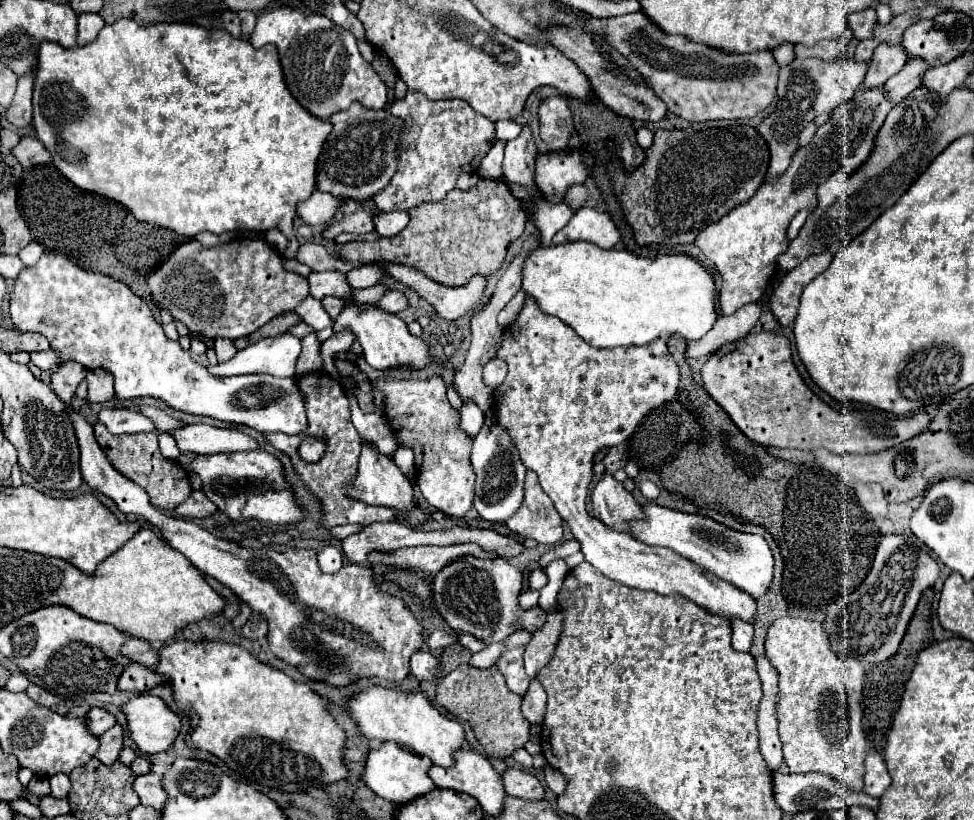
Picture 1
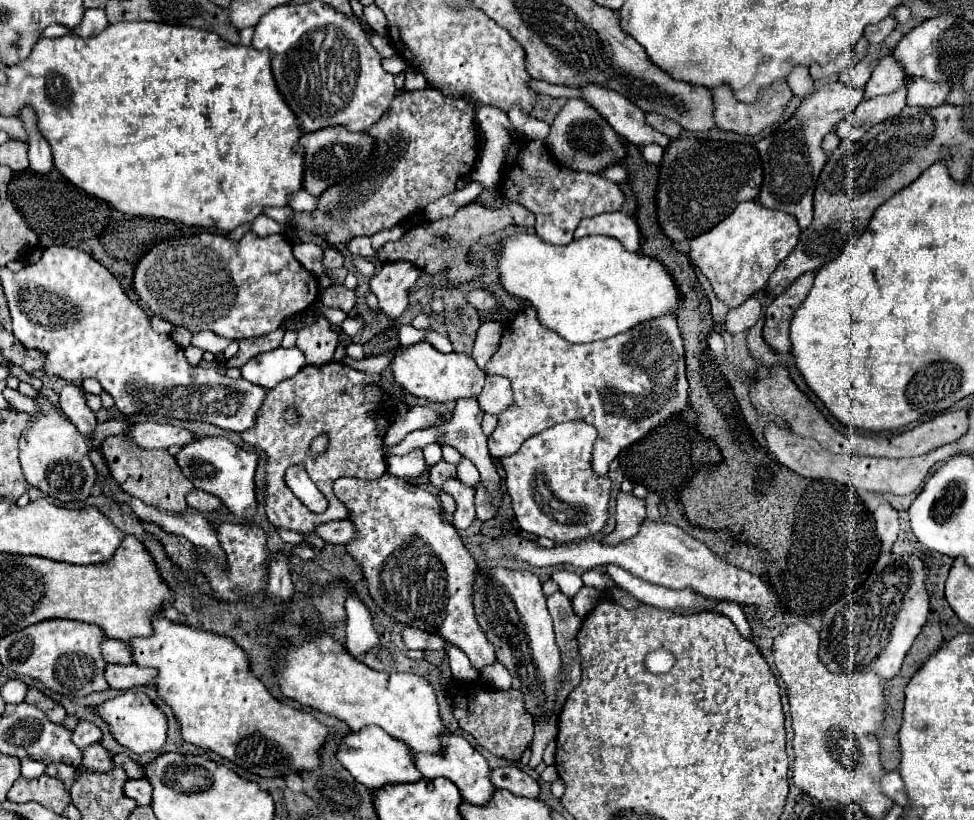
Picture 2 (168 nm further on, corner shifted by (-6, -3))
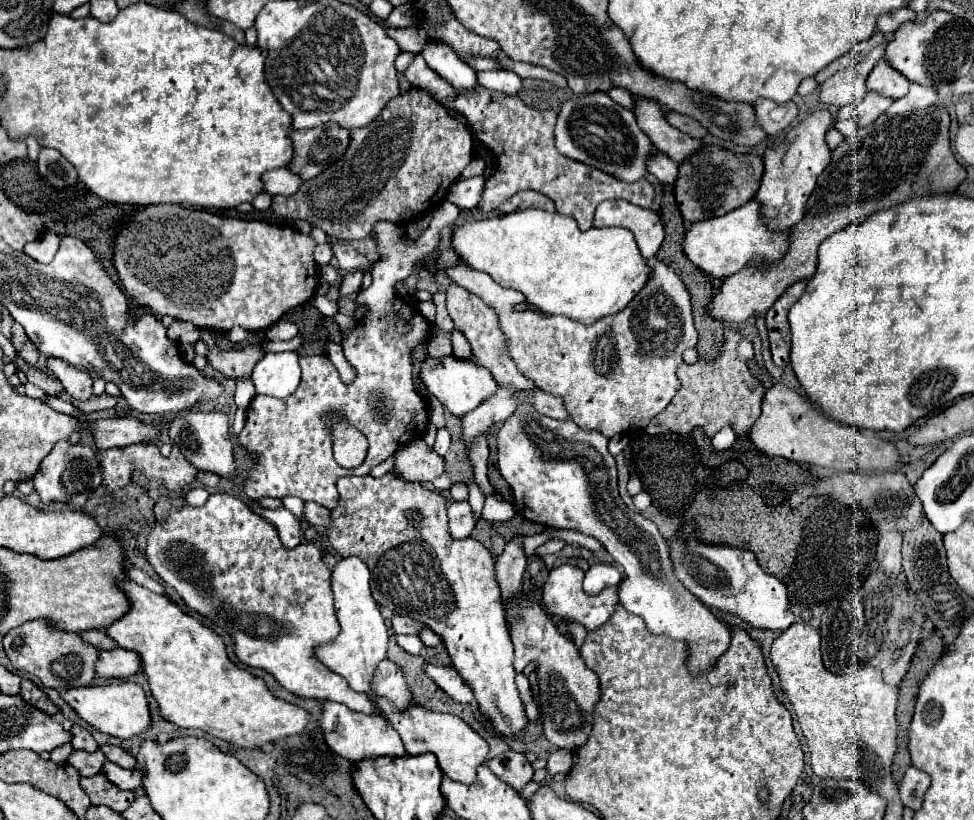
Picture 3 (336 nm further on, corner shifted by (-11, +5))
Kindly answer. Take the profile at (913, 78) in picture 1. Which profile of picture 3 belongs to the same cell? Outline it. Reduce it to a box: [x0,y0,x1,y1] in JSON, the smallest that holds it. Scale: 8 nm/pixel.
[852,93,894,127]

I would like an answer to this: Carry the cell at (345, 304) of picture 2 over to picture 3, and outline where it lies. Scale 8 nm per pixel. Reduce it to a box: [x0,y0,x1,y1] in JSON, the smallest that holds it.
[320,265,342,287]

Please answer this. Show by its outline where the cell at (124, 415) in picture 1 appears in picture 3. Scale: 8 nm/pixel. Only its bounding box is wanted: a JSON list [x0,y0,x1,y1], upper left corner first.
[32,441,102,507]

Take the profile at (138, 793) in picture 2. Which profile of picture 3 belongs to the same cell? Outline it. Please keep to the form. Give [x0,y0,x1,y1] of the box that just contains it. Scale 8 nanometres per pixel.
[104,761,142,791]

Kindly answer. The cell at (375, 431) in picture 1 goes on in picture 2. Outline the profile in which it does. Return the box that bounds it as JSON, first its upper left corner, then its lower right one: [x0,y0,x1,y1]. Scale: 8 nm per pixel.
[383,428,437,457]

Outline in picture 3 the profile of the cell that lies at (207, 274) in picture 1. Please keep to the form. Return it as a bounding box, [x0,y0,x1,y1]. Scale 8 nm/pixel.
[114,205,320,331]

